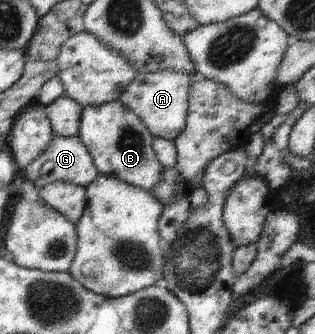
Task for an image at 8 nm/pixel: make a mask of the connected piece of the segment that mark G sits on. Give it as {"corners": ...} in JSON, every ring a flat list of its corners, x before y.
{"corners":[[53,132,50,145,28,164,25,176,30,178,28,188,42,189,57,181,85,188,99,173,78,137,62,137]]}

